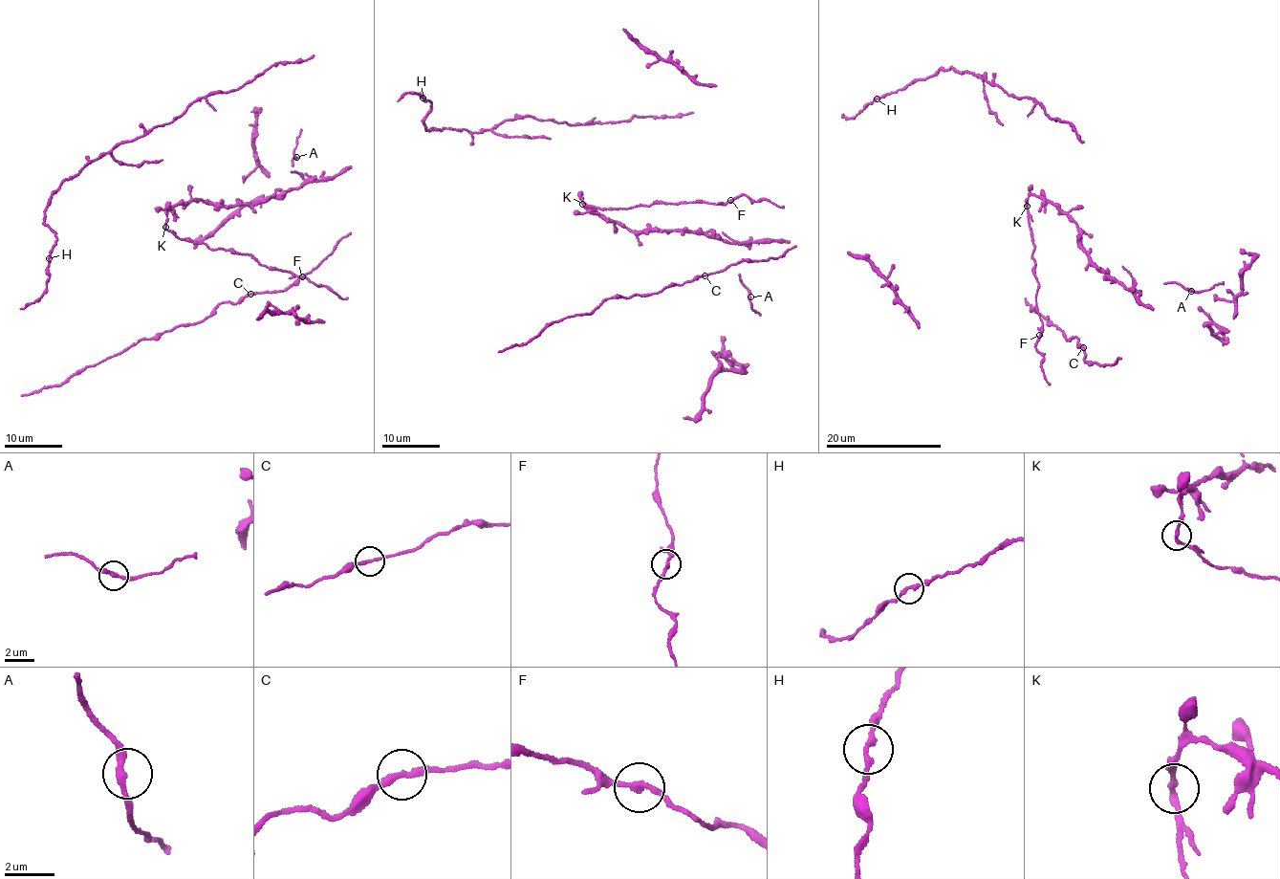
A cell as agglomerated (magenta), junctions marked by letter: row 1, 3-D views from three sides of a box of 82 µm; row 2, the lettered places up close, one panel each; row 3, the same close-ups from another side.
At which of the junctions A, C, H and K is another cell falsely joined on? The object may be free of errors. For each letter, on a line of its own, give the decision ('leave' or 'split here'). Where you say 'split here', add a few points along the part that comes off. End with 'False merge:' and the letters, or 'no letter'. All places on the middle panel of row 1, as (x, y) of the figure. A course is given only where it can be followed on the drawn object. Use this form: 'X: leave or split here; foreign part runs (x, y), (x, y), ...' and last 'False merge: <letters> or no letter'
A: leave
C: leave
H: leave
K: split here; foreign part runs (582, 204), (601, 208), (662, 202), (720, 204), (745, 194), (755, 202), (763, 200), (784, 208)
False merge: K

